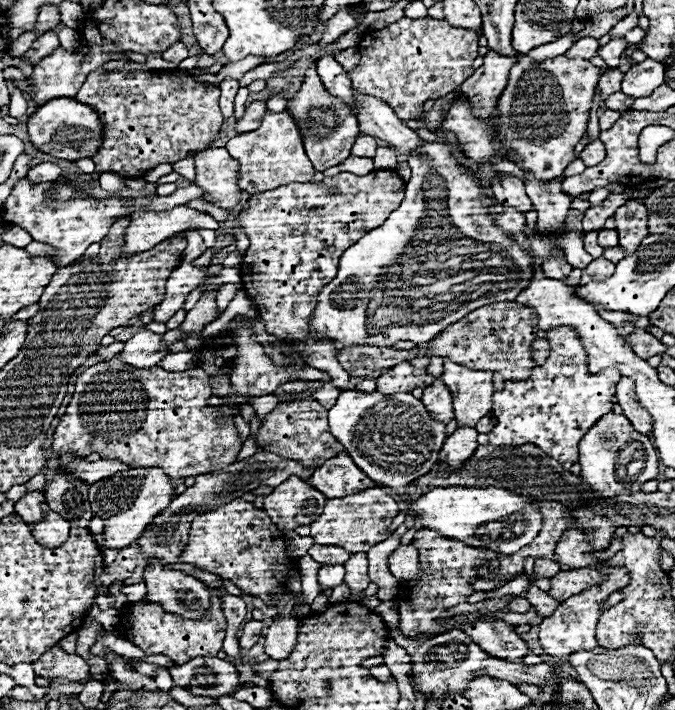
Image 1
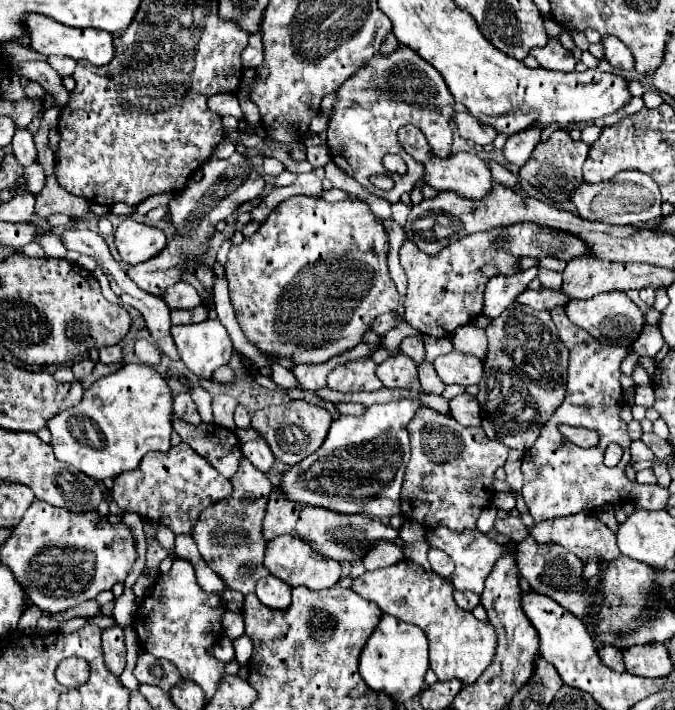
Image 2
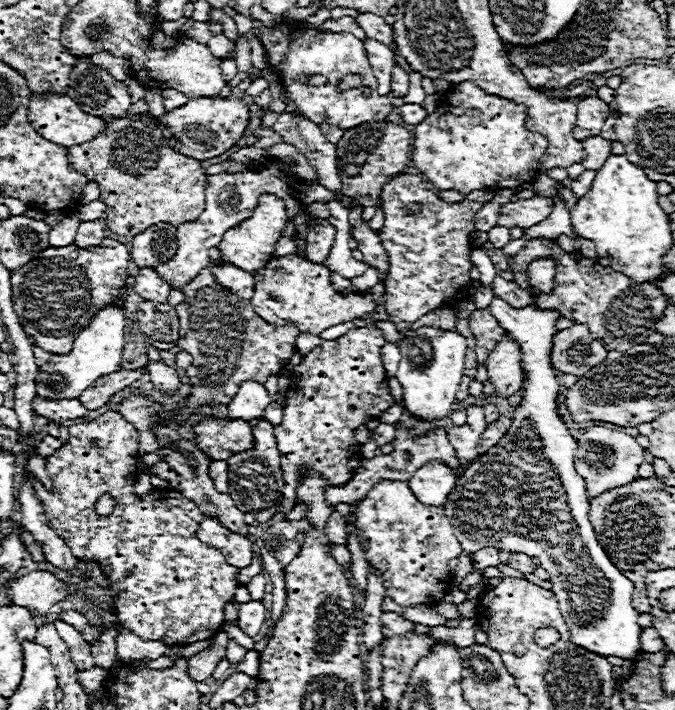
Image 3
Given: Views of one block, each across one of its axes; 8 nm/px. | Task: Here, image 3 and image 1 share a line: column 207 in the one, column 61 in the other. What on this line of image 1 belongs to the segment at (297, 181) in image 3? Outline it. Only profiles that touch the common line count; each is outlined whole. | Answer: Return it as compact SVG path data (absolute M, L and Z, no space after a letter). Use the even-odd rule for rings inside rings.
M20 178L12 190L12 194L8 196L8 200L2 206L2 222L6 224L14 224L20 226L24 230L28 230L32 234L34 240L50 244L52 248L60 250L58 256L50 256L52 262L62 268L68 266L72 262L76 262L78 258L84 256L86 248L94 242L100 242L106 234L108 228L112 226L112 220L118 220L124 214L130 214L130 210L138 210L138 208L146 208L146 210L168 210L180 204L186 204L188 200L200 198L204 192L198 186L188 186L188 188L178 188L174 194L170 196L144 196L144 198L134 198L134 200L120 200L120 198L94 198L94 196L80 196L78 192L74 192L72 188L60 188L60 196L68 196L68 200L64 200L64 204L56 204L56 208L44 208L44 196L48 196L48 188L52 188L54 182L40 182L40 184L32 184L26 178Z

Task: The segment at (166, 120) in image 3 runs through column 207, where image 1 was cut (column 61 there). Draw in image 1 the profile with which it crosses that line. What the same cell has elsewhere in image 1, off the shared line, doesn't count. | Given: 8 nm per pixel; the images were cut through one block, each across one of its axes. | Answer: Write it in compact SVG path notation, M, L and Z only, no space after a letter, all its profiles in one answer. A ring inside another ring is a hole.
M56 98L42 104L28 120L30 142L44 154L50 154L60 160L78 160L92 158L100 144L100 120L98 114L86 104L76 102L74 98Z

